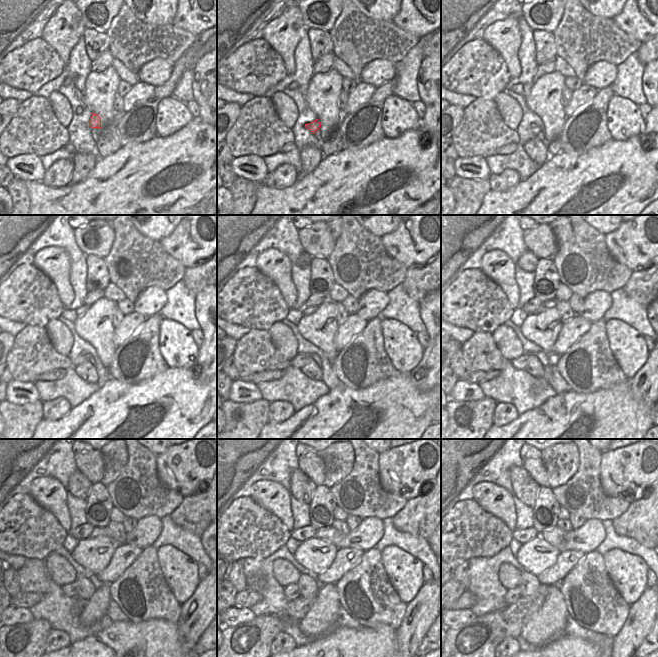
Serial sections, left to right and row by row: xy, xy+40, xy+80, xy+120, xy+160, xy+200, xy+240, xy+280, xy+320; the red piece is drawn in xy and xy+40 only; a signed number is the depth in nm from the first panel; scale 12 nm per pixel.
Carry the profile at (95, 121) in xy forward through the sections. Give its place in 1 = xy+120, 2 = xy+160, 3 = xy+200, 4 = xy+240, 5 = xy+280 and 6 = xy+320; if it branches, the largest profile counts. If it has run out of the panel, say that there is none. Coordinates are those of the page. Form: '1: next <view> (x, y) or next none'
1: next xy+120 (83, 356)
2: next xy+160 (299, 360)
3: next xy+200 (521, 362)
4: next xy+240 (71, 589)
5: next xy+280 (291, 592)
6: next xy+320 (512, 595)

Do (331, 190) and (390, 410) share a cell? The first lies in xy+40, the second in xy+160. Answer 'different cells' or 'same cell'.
same cell

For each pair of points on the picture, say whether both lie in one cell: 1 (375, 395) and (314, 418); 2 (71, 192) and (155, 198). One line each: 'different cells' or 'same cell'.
1: same cell
2: same cell

